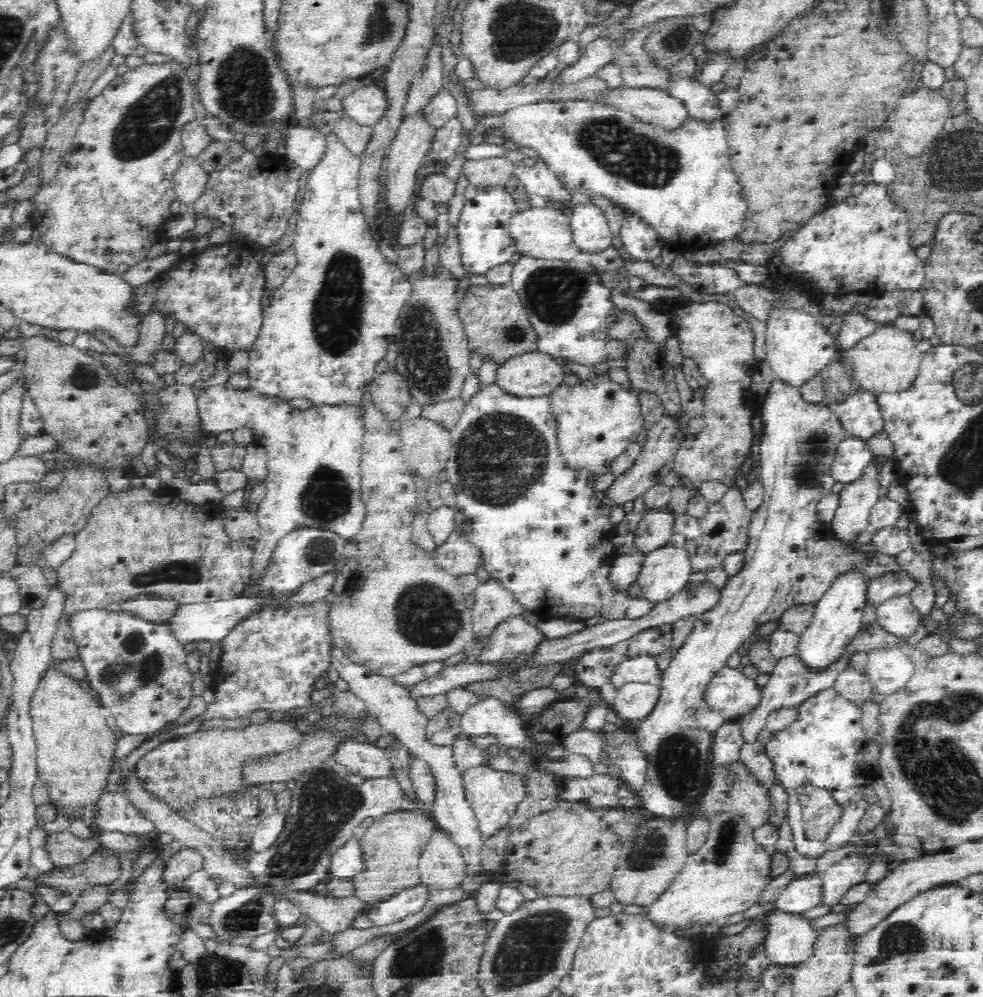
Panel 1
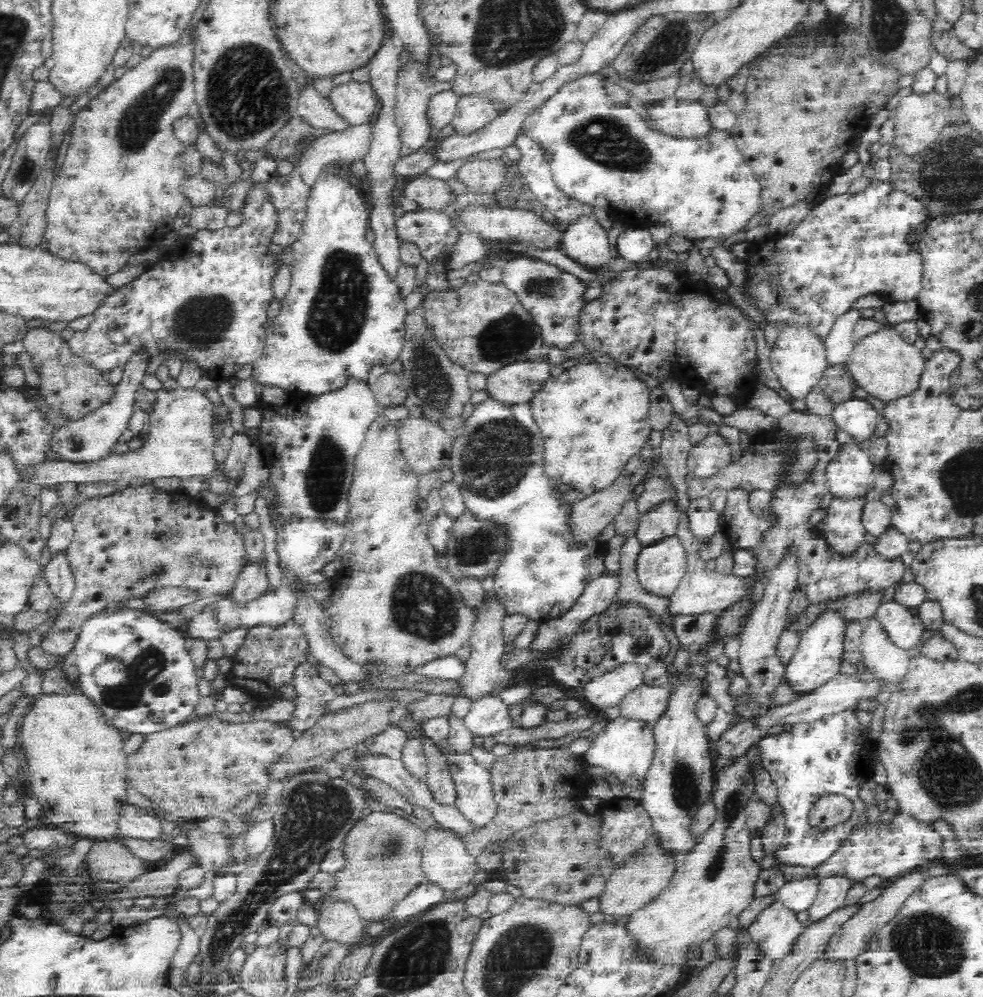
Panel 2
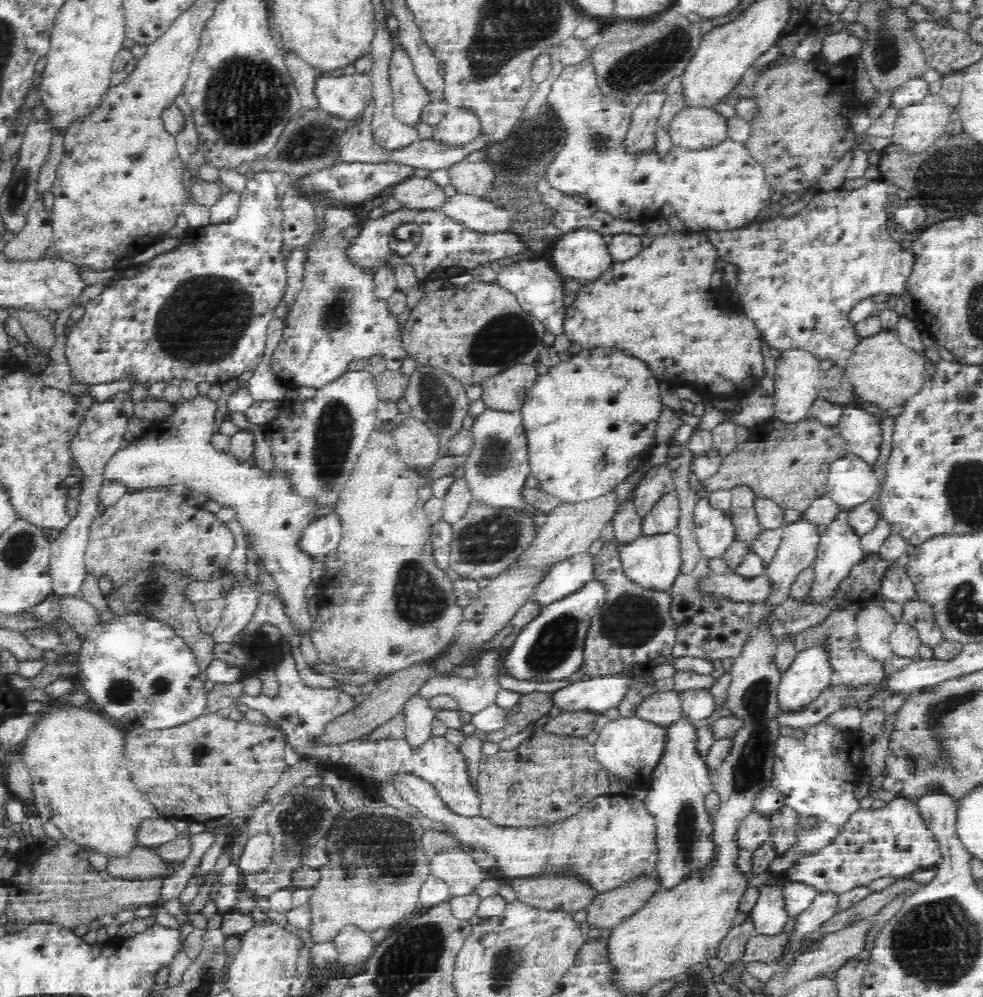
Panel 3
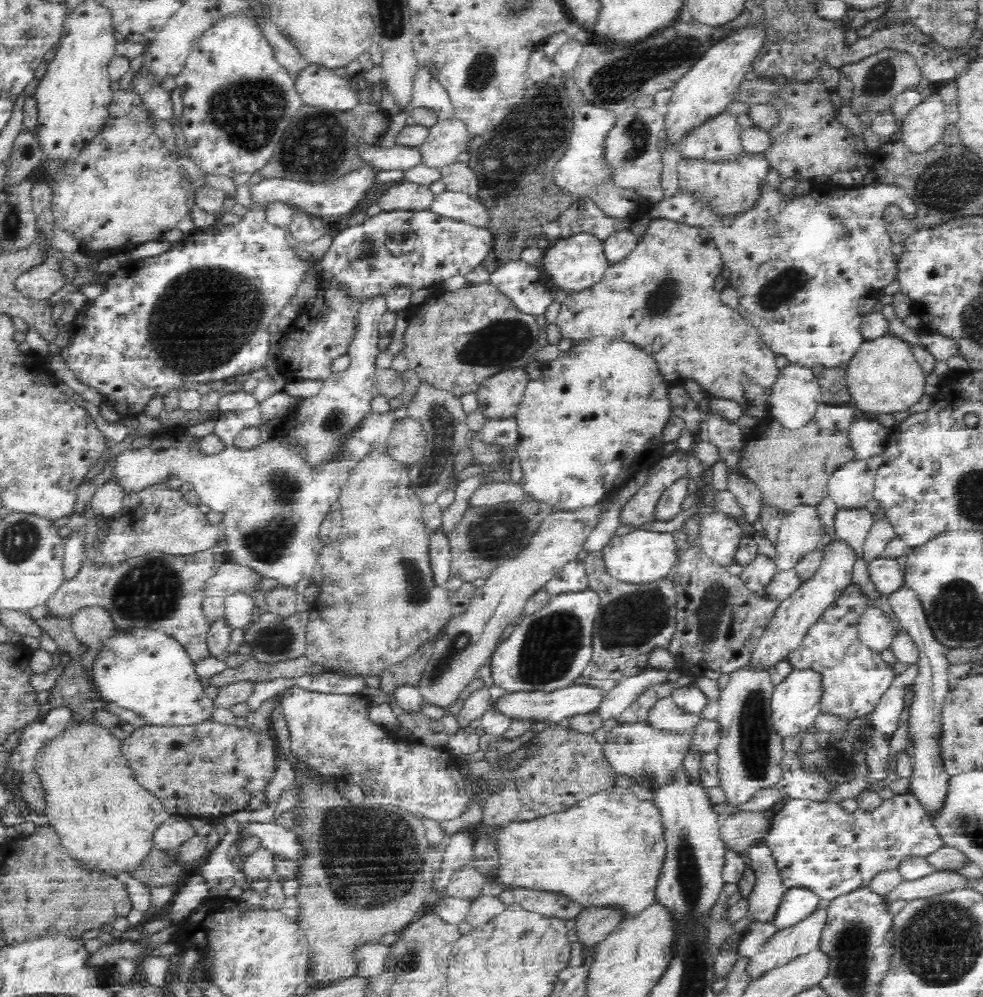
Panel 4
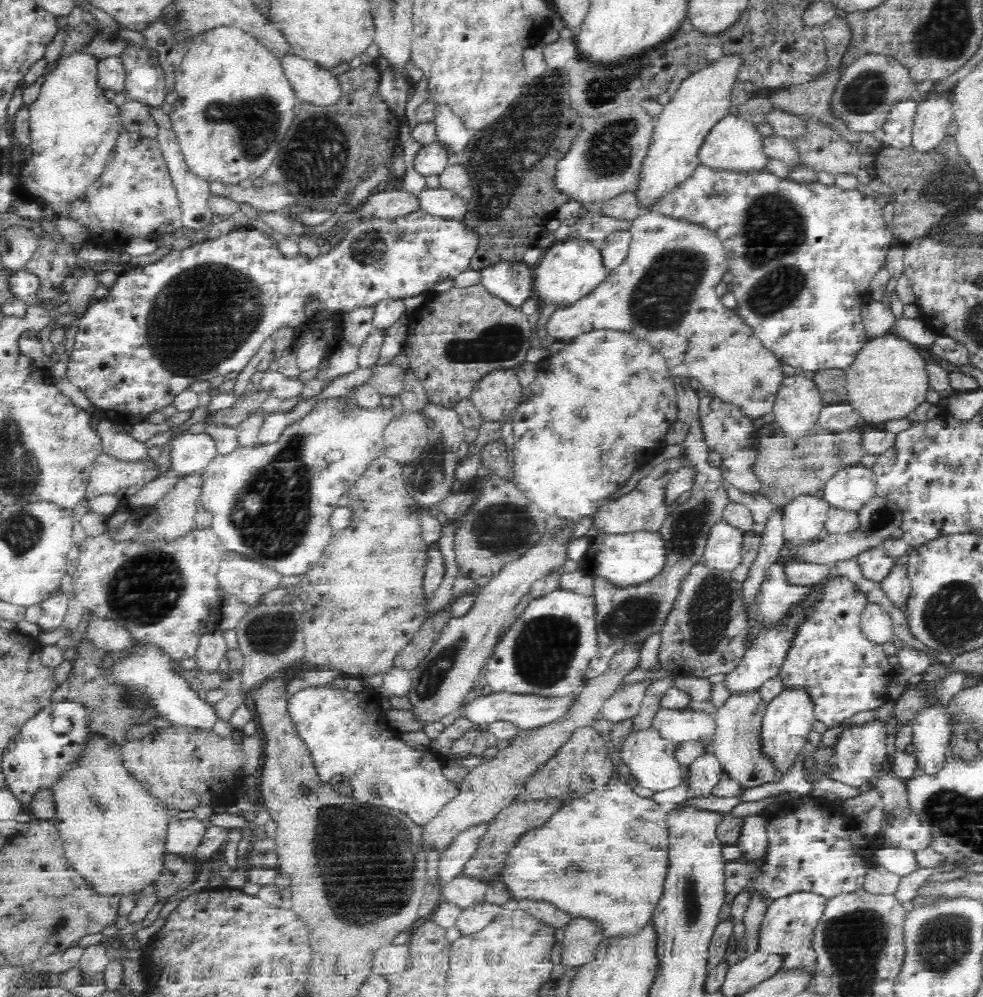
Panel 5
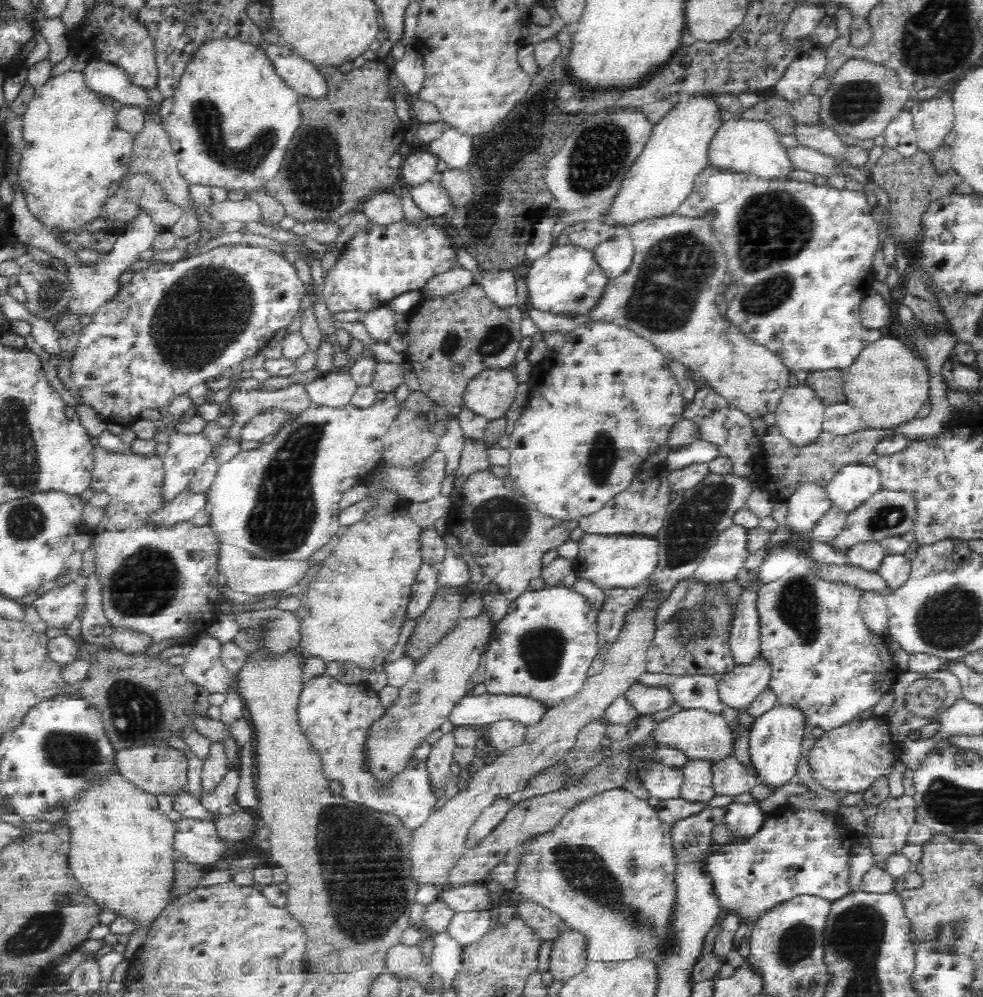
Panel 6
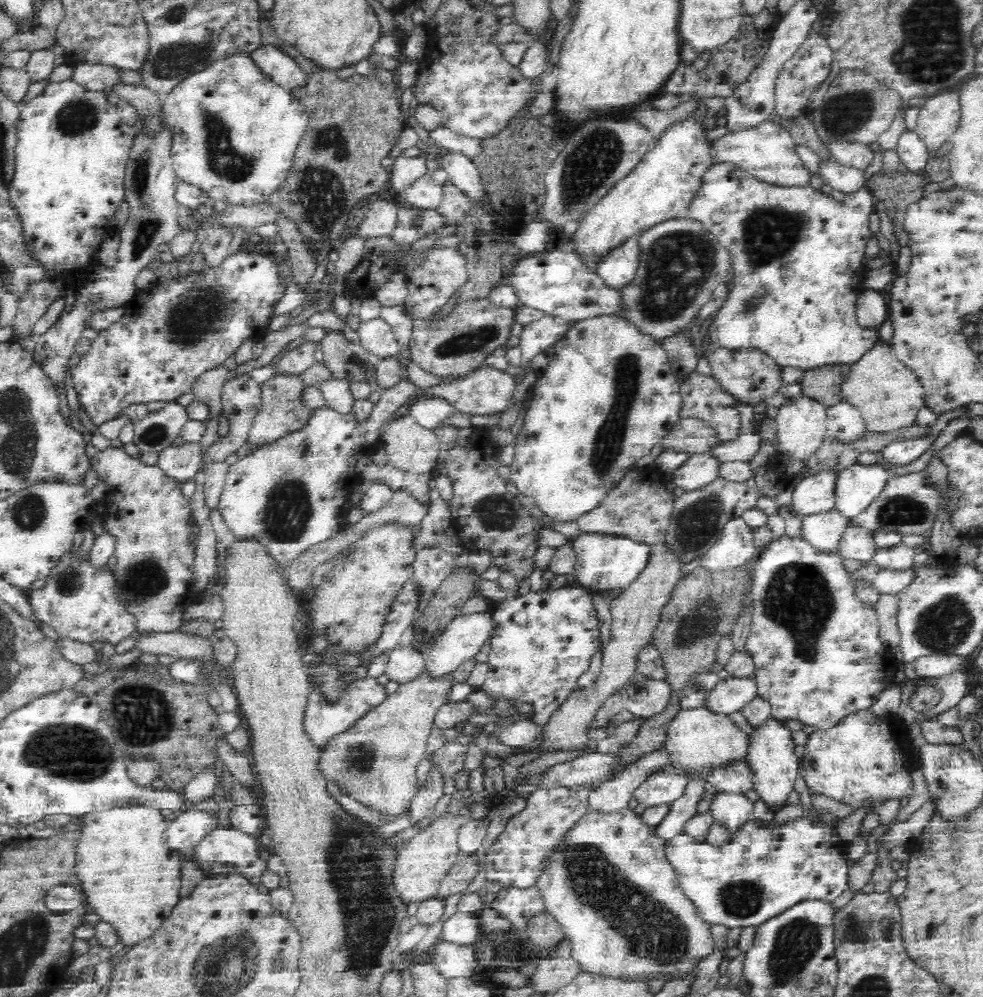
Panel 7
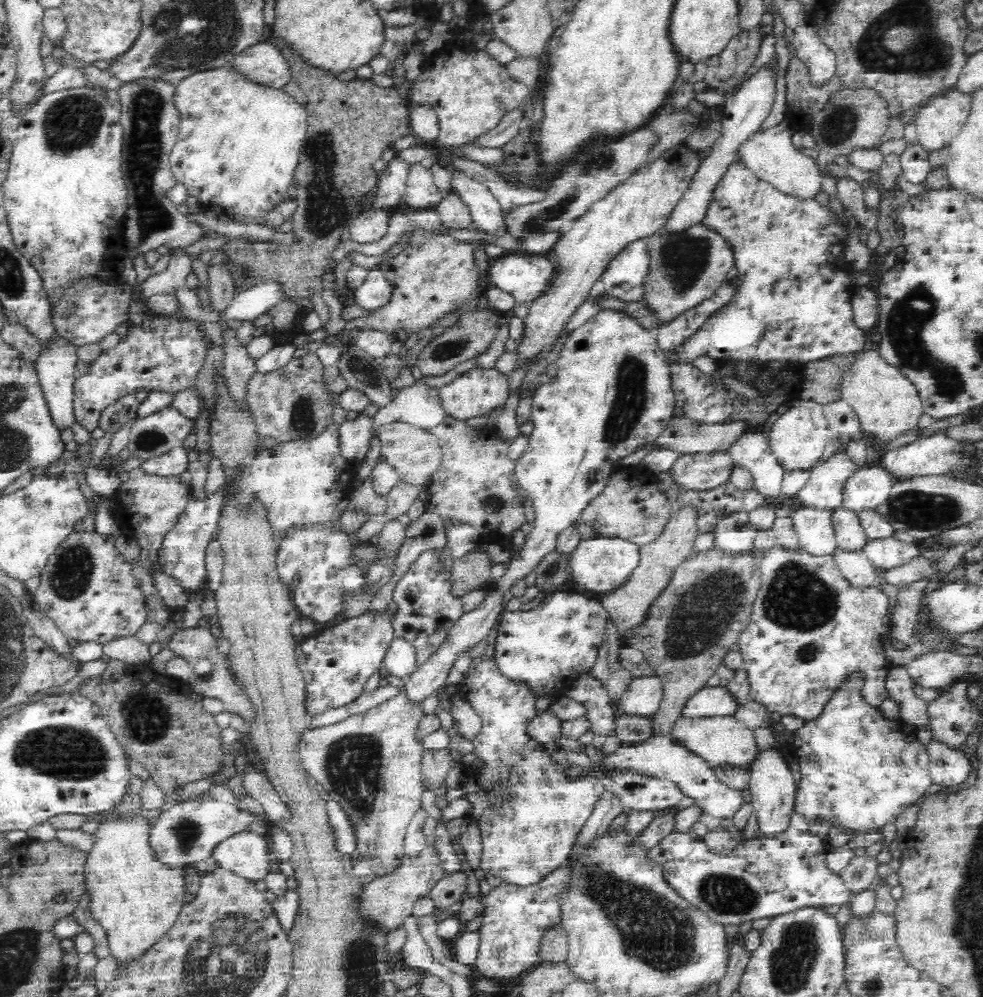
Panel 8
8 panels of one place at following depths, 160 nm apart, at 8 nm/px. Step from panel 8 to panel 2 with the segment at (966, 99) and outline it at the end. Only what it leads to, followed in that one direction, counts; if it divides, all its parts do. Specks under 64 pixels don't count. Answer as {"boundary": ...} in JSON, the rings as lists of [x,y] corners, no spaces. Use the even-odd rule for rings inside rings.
{"boundary":[[[932,91],[924,94],[911,93],[899,100],[892,111],[895,138],[894,143],[902,152],[912,154],[926,149],[930,143],[938,140],[942,129],[955,118],[950,109],[950,98]]]}

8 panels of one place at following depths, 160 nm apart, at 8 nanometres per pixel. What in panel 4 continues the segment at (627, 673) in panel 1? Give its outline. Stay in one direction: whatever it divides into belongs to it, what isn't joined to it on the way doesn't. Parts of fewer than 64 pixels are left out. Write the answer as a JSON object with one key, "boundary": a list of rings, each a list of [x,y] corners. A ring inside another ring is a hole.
{"boundary":[[[574,682],[564,688],[552,690],[552,692],[533,690],[508,693],[507,696],[500,698],[498,703],[492,703],[488,710],[499,710],[510,720],[512,718],[519,718],[519,720],[534,718],[537,722],[549,720],[550,724],[560,724],[566,718],[572,716],[597,712],[606,696],[607,692],[596,688],[596,686]]]}

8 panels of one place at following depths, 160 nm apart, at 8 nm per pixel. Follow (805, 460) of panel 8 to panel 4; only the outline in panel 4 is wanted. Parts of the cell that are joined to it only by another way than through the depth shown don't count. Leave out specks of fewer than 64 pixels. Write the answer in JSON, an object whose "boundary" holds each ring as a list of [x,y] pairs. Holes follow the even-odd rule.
{"boundary":[[[790,362],[779,370],[769,396],[769,414],[784,427],[791,430],[802,428],[815,418],[815,412],[821,403],[821,386],[811,368],[798,362]]]}

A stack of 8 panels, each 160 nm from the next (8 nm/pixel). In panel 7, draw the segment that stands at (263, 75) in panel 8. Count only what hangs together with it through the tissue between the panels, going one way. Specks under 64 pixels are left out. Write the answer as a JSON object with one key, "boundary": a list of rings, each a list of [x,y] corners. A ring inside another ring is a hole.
{"boundary":[[[261,45],[250,56],[262,72],[272,77],[274,83],[289,90],[304,88],[310,80],[308,73],[304,72],[298,62],[281,51],[280,45]]]}

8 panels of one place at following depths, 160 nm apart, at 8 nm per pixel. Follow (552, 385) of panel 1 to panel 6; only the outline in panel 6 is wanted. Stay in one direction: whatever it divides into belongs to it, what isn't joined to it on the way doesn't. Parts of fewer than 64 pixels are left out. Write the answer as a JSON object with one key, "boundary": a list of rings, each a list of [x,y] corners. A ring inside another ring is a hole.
{"boundary":[[[489,369],[469,381],[464,392],[464,405],[486,420],[505,416],[516,398],[516,380],[512,369]]]}

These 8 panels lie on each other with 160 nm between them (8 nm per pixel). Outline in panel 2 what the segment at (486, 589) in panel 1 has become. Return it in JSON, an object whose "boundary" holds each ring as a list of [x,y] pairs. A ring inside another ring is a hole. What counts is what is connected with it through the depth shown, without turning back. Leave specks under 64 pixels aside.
{"boundary":[[[494,591],[486,592],[484,600],[476,608],[475,621],[470,638],[467,640],[470,648],[470,656],[464,663],[465,671],[458,680],[458,685],[462,689],[462,699],[476,702],[482,696],[490,696],[489,692],[500,681],[509,681],[514,679],[512,672],[506,672],[499,667],[500,657],[507,650],[503,639],[503,622],[508,616],[506,607],[497,600]]]}

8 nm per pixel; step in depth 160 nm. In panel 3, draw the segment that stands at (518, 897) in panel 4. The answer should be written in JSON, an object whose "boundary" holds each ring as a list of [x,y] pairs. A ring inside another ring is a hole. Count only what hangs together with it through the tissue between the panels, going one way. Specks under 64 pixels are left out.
{"boundary":[[[540,871],[535,875],[527,877],[514,877],[510,884],[518,900],[524,901],[524,904],[532,905],[536,908],[554,909],[556,911],[577,912],[592,902],[596,896],[596,887],[590,885],[588,879],[582,879],[580,873],[576,871]]]}

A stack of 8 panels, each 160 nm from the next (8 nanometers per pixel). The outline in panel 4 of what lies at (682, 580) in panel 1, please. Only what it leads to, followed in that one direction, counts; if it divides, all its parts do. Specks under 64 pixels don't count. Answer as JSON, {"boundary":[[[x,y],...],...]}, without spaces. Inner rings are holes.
{"boundary":[[[636,528],[630,533],[612,537],[602,548],[606,570],[612,578],[636,585],[665,580],[677,564],[678,548],[674,533],[654,532]]]}

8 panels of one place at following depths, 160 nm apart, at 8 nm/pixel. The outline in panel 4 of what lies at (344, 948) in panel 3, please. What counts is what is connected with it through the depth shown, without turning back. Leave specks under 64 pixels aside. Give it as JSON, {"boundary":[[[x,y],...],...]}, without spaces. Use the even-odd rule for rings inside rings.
{"boundary":[[[368,941],[356,945],[349,952],[355,964],[355,976],[368,978],[369,976],[380,974],[383,971],[388,948],[388,946],[378,941]]]}

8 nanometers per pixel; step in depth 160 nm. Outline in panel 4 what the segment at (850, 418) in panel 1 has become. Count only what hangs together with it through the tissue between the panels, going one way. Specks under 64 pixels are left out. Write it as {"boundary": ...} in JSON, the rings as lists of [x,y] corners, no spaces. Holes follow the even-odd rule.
{"boundary":[[[859,413],[846,430],[854,459],[866,461],[876,454],[882,455],[891,432],[874,418]]]}

